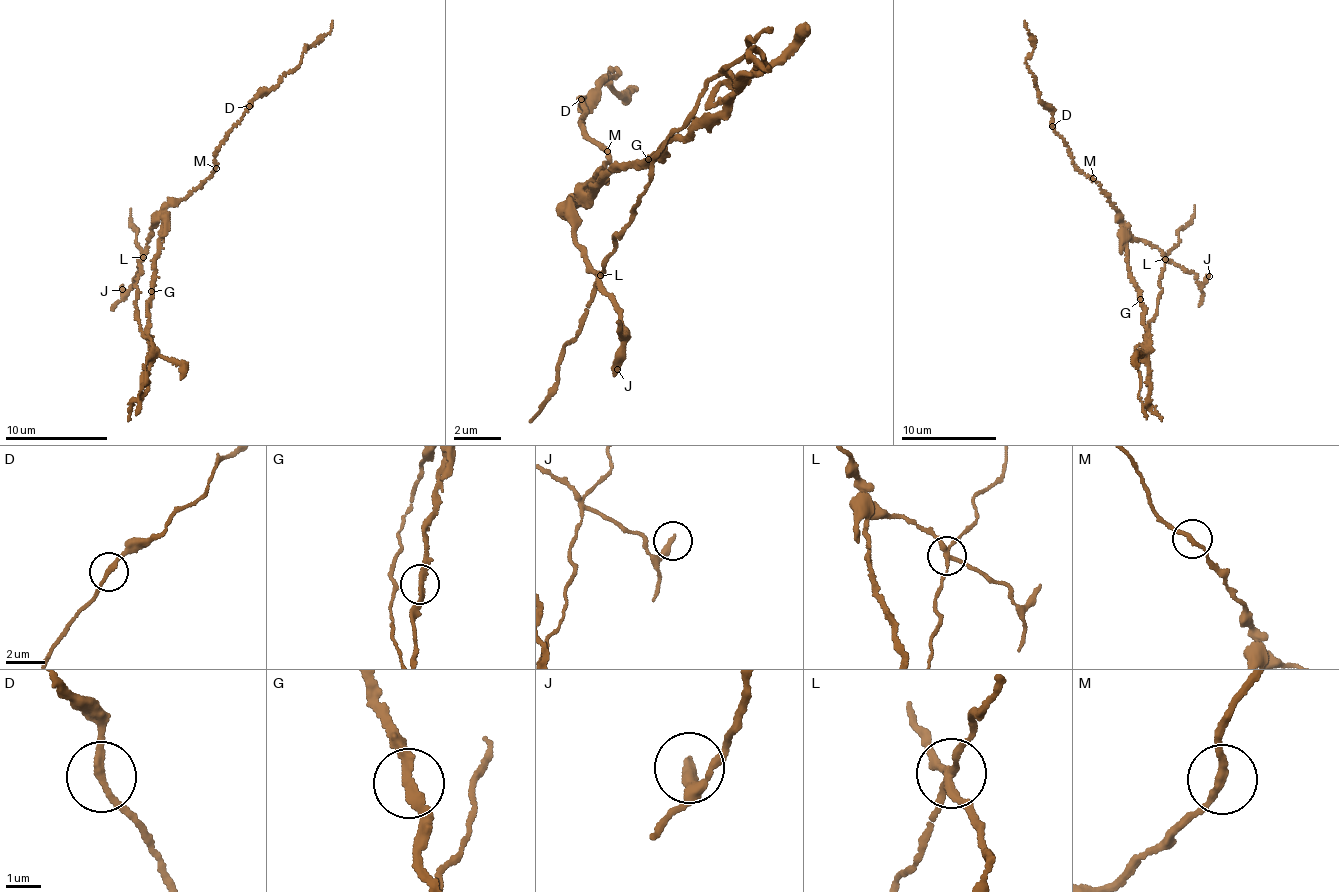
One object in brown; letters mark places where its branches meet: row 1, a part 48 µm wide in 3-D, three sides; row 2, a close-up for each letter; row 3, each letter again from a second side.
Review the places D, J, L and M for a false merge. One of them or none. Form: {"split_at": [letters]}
{"split_at": ["L"]}

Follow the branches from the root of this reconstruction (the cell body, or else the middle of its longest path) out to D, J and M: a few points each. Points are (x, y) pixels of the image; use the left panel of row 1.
D: (177, 202), (216, 170), (215, 159), (220, 142), (242, 119), (249, 106)
J: (177, 202), (163, 211), (151, 230), (132, 290), (126, 295), (122, 289)
M: (177, 202), (216, 168)

